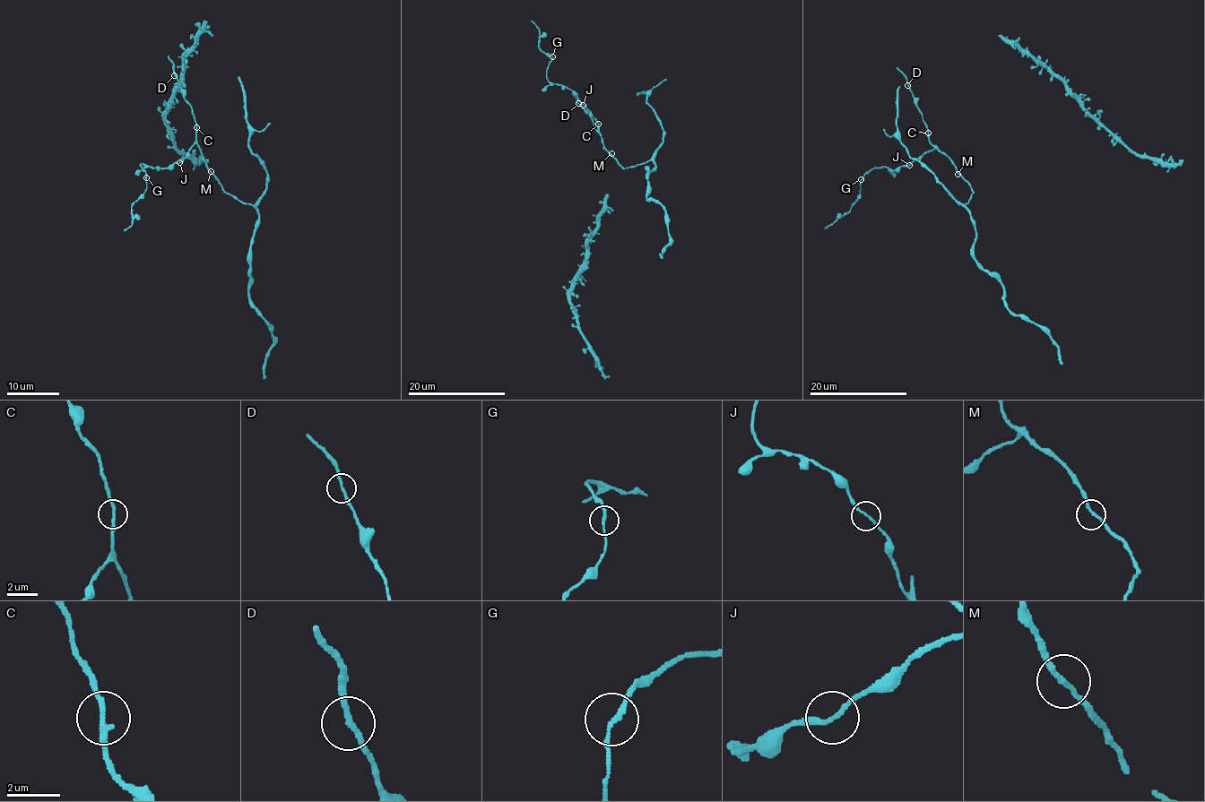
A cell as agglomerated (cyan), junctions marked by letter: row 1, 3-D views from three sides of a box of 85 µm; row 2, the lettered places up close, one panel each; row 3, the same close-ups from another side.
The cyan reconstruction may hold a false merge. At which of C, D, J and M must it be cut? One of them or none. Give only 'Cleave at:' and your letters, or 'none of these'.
Cleave at: none of these

